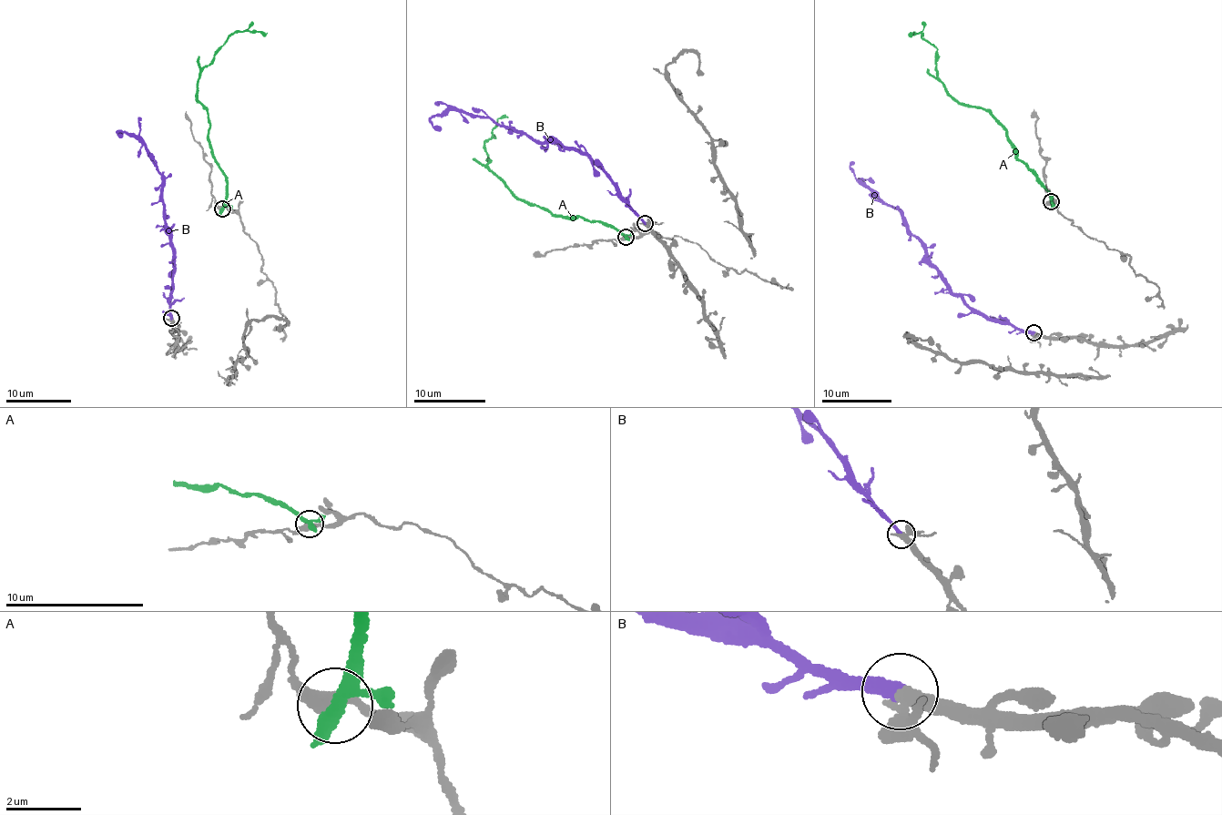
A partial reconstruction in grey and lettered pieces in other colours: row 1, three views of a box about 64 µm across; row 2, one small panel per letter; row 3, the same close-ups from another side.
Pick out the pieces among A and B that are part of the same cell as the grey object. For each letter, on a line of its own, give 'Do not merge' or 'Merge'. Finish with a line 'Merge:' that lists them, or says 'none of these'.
A: Do not merge
B: Merge
Merge: B

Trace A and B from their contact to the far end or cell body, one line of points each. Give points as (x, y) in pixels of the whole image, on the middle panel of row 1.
A: (625, 237), (600, 222), (551, 215), (516, 197), (493, 175), (487, 167), (485, 142), (497, 119), (508, 117)
B: (646, 223), (609, 175), (585, 154), (555, 142), (540, 143), (486, 117), (448, 109), (431, 119), (442, 130)

